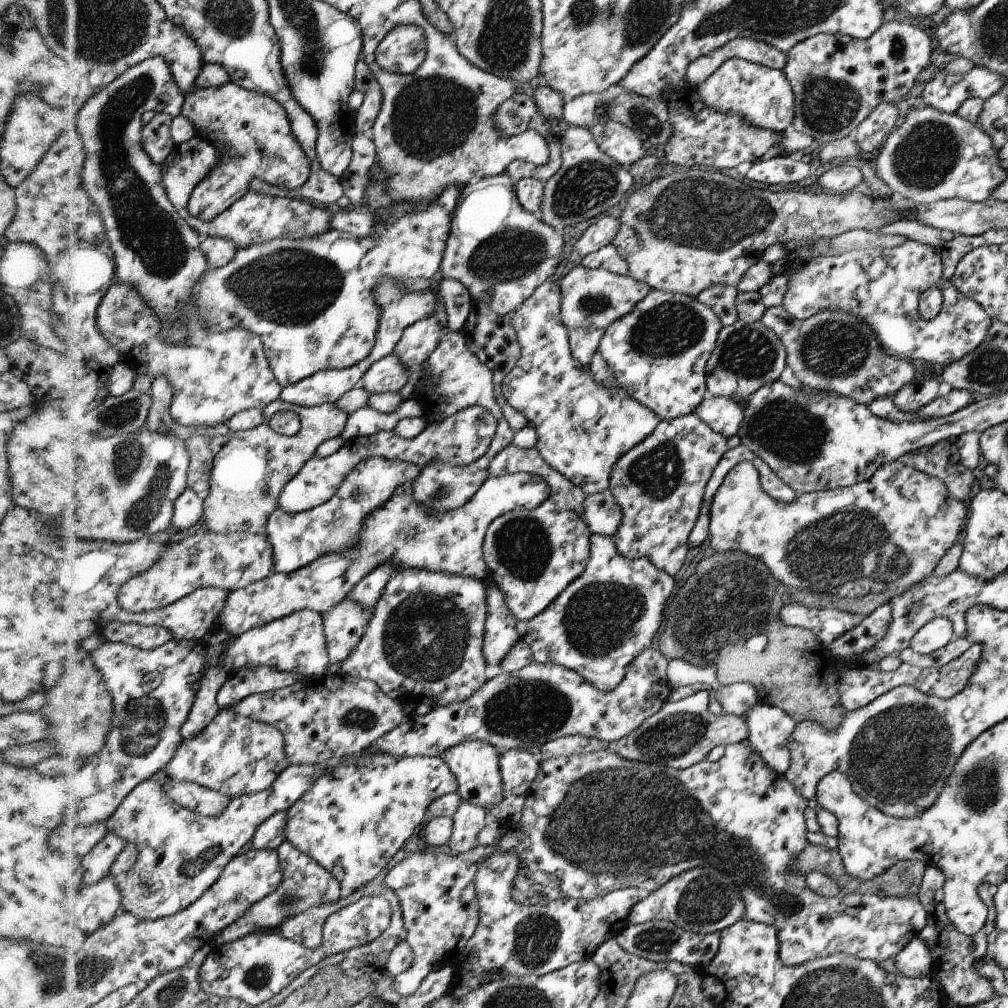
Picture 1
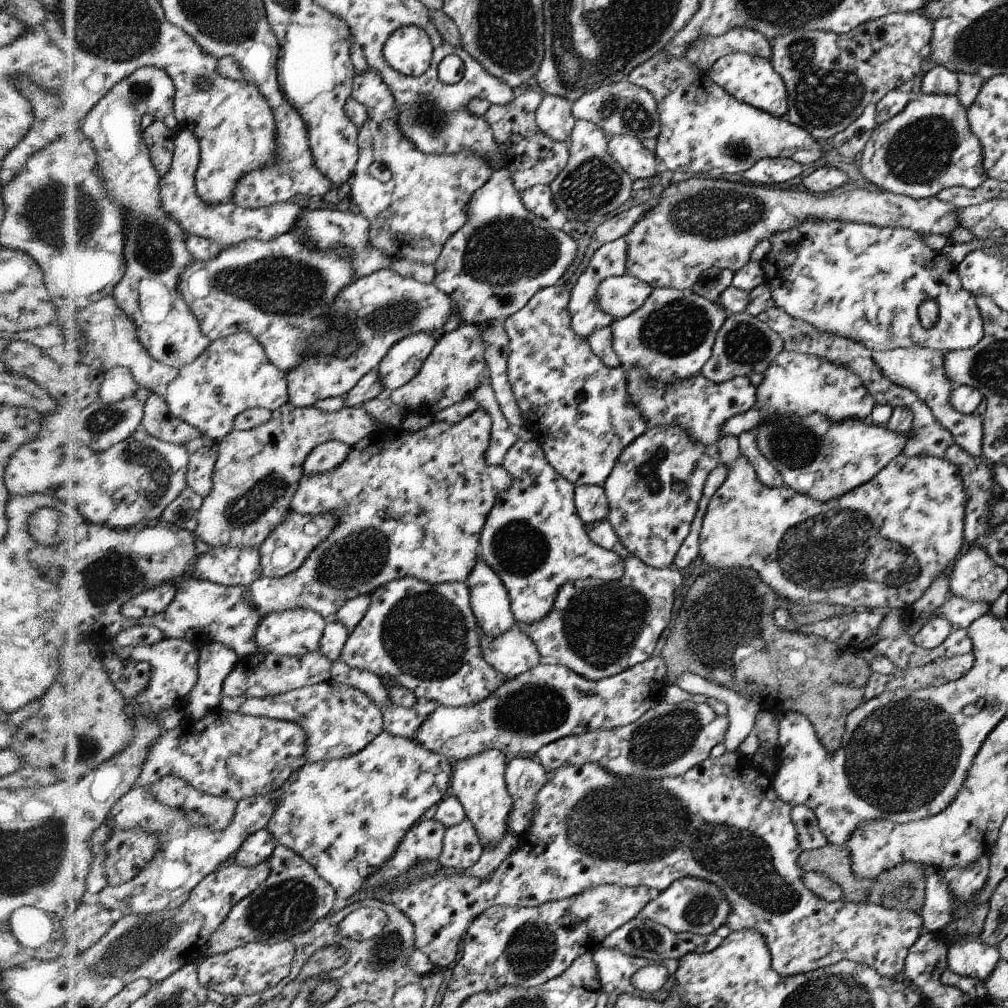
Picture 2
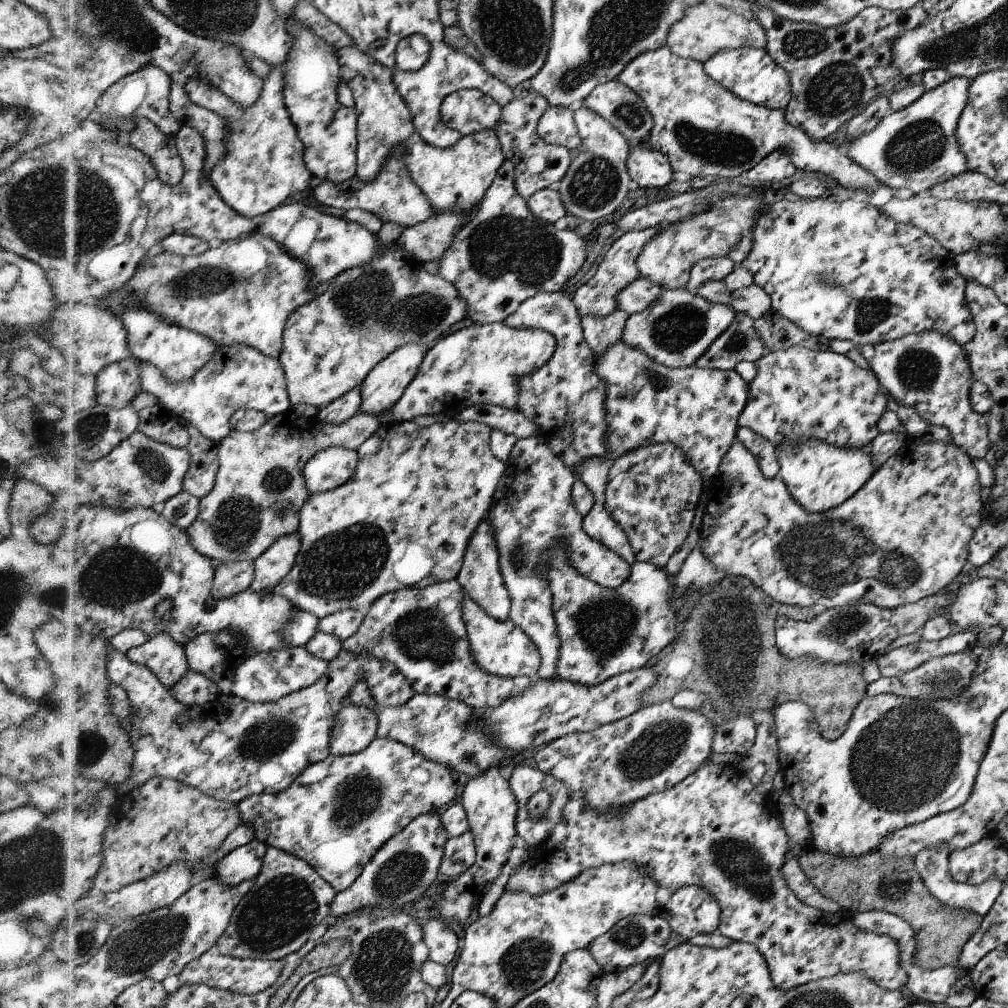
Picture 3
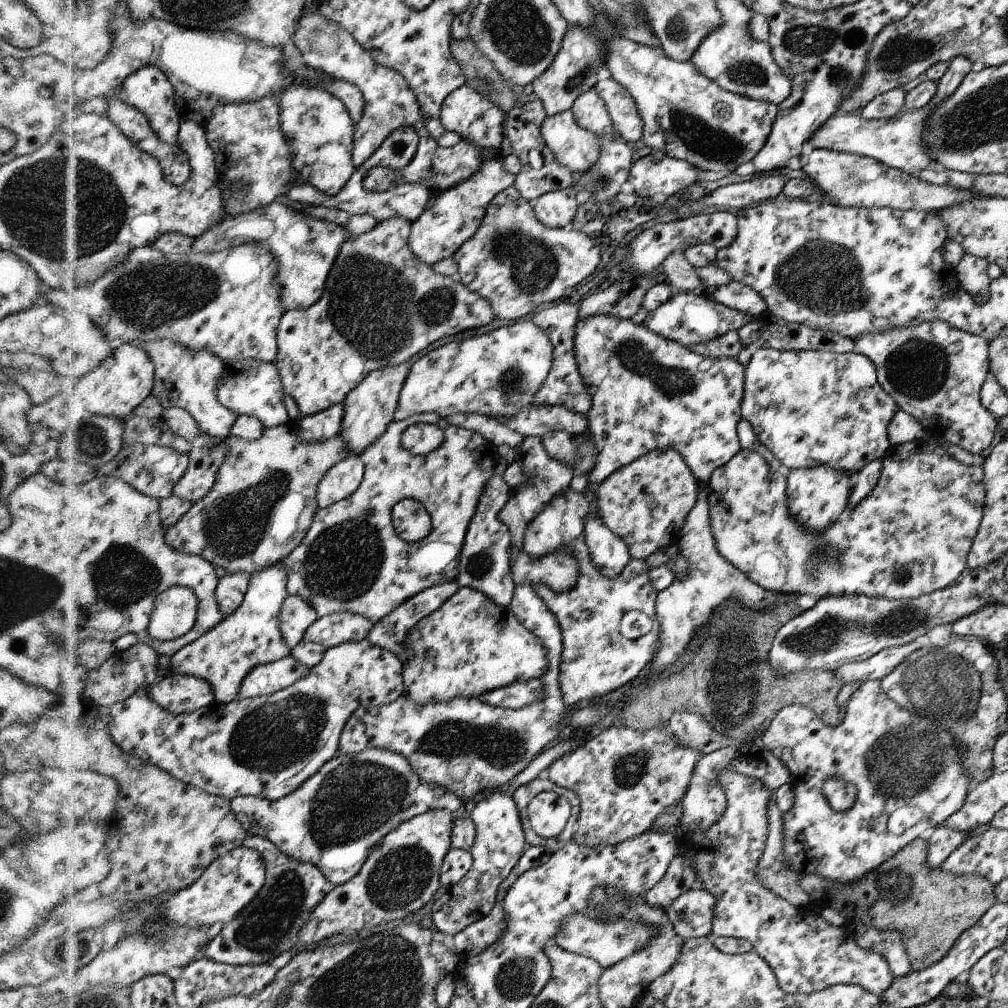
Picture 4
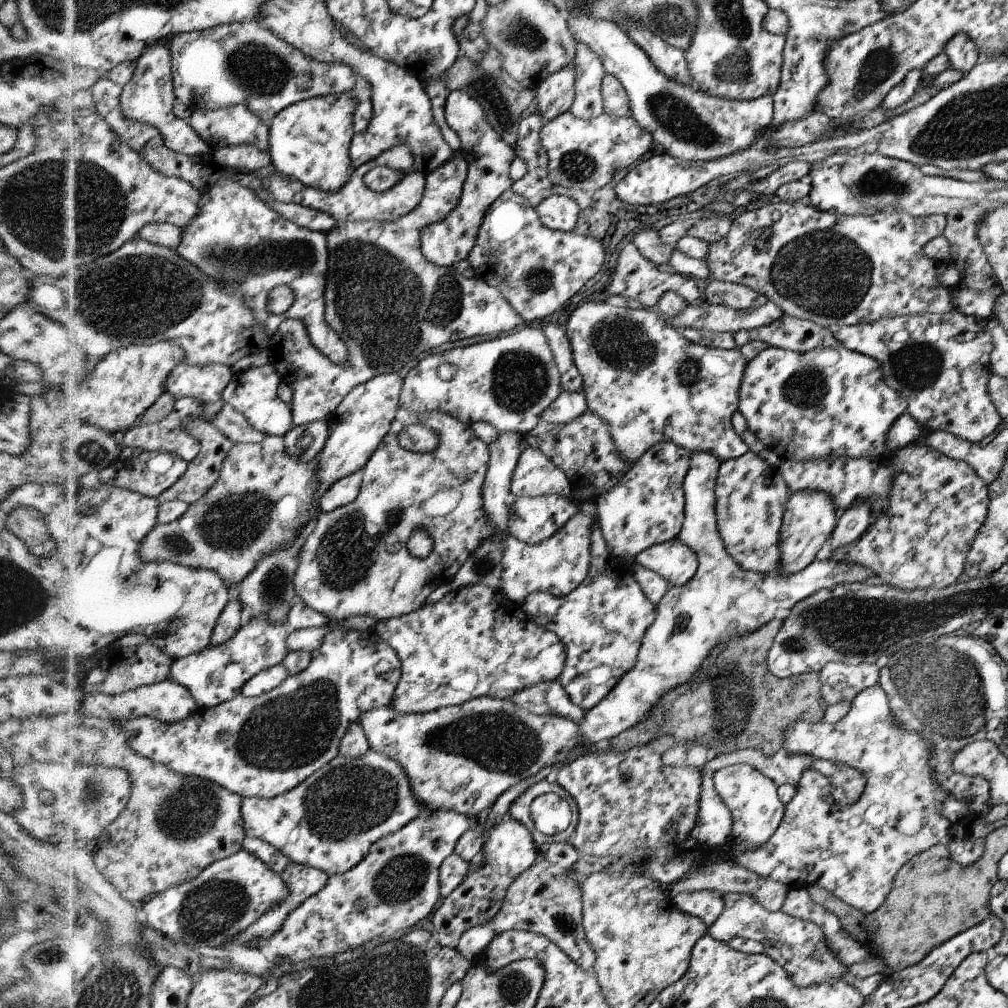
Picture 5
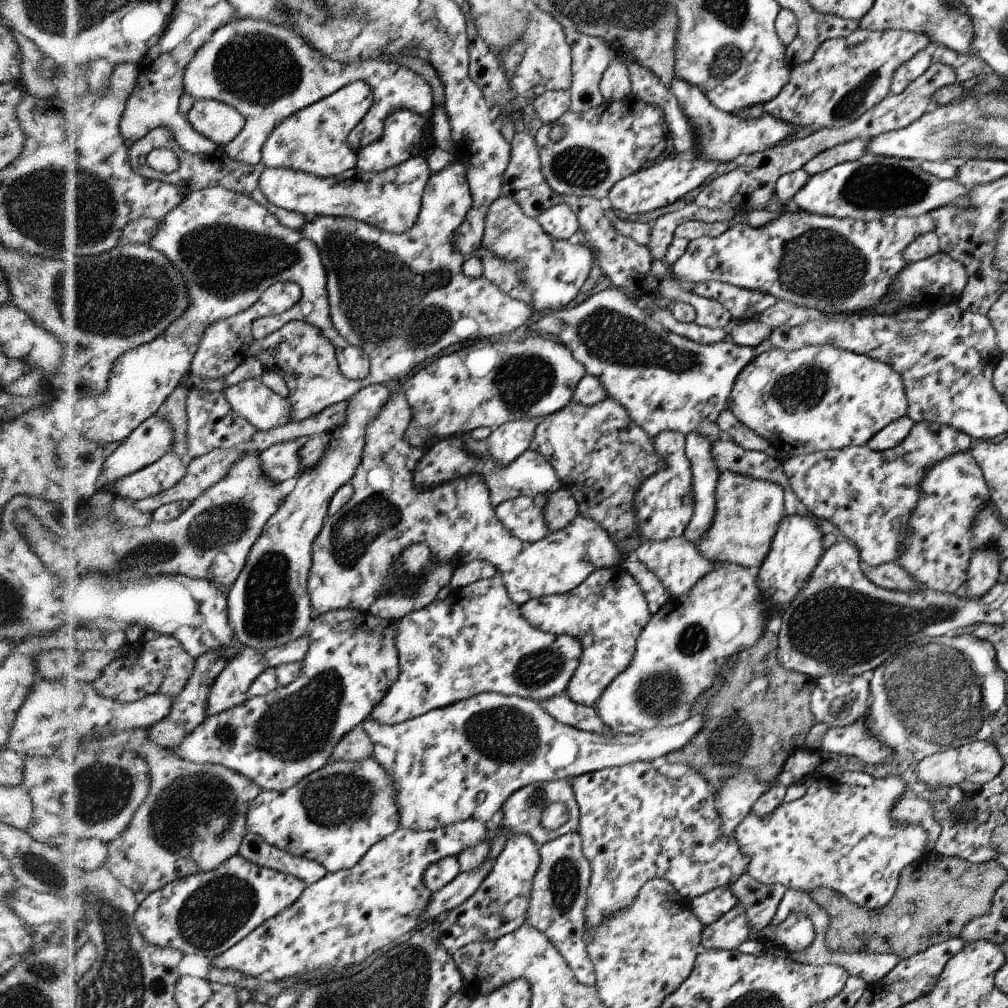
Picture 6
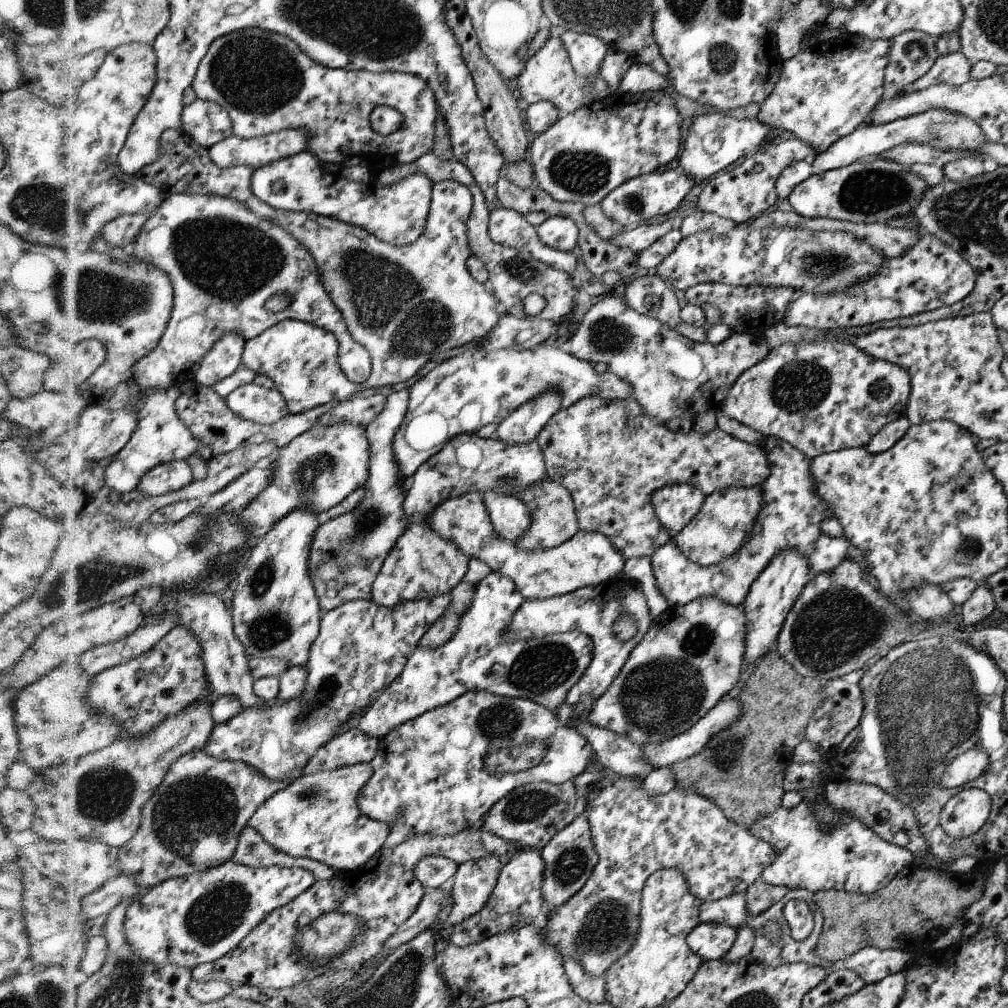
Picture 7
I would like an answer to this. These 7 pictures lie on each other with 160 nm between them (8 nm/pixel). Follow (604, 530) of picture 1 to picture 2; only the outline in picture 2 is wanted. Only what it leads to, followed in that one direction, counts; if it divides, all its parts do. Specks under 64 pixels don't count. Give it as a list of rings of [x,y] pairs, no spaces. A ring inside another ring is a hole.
[[[602,485],[575,486],[573,500],[577,516],[585,524],[601,520],[607,514],[607,499]]]

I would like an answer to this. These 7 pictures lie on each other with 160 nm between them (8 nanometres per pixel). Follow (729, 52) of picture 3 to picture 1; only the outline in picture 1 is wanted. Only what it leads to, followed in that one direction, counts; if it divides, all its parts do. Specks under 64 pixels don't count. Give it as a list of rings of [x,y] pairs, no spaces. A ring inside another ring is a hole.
[[[730,58],[703,82],[695,86],[705,106],[724,113],[739,113],[748,123],[775,132],[791,126],[794,118],[794,94],[783,70]]]

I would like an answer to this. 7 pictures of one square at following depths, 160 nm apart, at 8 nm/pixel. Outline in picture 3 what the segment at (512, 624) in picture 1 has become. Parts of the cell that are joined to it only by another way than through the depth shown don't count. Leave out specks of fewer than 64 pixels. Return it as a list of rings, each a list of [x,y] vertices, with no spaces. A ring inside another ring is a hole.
[[[488,514],[473,532],[463,556],[463,564],[454,579],[460,583],[465,596],[472,598],[473,602],[485,611],[485,614],[502,621],[507,619],[508,613],[511,612],[511,596],[504,586],[503,575],[500,573],[495,531],[492,530],[492,523],[487,518]]]

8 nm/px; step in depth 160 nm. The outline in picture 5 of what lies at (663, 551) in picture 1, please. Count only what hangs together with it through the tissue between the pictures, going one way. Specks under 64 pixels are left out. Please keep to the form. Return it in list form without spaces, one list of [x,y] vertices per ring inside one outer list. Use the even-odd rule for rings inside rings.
[[[658,442],[627,469],[612,489],[594,497],[599,530],[615,558],[633,558],[650,546],[679,536],[683,528],[683,480],[689,470],[689,456],[688,450],[674,442]]]

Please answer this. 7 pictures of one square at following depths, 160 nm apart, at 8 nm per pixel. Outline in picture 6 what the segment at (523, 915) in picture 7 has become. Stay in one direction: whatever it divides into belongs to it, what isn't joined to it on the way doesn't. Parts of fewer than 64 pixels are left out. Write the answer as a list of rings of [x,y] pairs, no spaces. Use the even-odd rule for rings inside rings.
[[[507,834],[504,848],[497,857],[493,858],[492,868],[479,884],[477,891],[466,902],[447,913],[445,920],[439,924],[440,946],[449,954],[454,954],[469,943],[496,940],[524,925],[524,921],[528,918],[528,906],[531,904],[532,881],[539,865],[539,847],[531,836]]]

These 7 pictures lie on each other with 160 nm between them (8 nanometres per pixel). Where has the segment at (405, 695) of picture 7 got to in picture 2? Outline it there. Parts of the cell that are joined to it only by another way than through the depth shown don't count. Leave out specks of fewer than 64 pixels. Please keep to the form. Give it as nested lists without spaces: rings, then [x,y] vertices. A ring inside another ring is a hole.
[[[517,622],[511,626],[508,632],[495,635],[494,637],[486,635],[481,631],[480,626],[478,630],[480,650],[485,662],[506,679],[520,676],[521,673],[540,664],[540,653],[536,649],[535,643],[517,626]]]

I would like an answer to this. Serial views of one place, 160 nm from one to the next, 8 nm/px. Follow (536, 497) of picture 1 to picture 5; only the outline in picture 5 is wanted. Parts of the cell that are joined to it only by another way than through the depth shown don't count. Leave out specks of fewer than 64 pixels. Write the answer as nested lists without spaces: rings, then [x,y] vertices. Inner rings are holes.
[[[399,407],[396,410],[395,418],[383,440],[377,445],[375,452],[368,458],[361,470],[362,479],[357,496],[349,503],[332,511],[319,512],[313,526],[307,536],[305,546],[303,546],[300,556],[299,568],[294,580],[299,599],[307,606],[316,610],[319,614],[324,614],[329,621],[343,621],[349,617],[371,617],[375,622],[395,618],[409,611],[419,609],[427,601],[429,594],[438,586],[449,584],[453,575],[459,570],[462,562],[468,560],[469,556],[475,552],[476,548],[489,538],[492,526],[488,521],[483,507],[483,484],[488,470],[489,446],[472,431],[472,427],[454,419],[441,411],[425,411],[424,413],[414,413],[410,410]],[[409,425],[425,426],[437,435],[437,446],[433,452],[414,453],[405,450],[398,441],[398,434]],[[413,531],[429,532],[432,540],[432,549],[424,559],[418,559],[408,553],[407,542]]]

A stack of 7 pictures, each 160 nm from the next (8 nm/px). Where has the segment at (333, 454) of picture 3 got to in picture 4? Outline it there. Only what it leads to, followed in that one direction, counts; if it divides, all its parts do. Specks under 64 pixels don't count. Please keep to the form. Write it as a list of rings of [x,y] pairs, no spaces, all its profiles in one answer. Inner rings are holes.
[[[345,457],[333,465],[316,486],[316,506],[324,509],[351,496],[359,486],[364,464],[359,457]]]

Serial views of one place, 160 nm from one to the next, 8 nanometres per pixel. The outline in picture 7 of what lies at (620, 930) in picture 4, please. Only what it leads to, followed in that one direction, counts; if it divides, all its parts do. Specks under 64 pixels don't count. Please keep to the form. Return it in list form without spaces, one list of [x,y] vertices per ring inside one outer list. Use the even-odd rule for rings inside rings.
[[[582,813],[571,825],[557,833],[548,845],[541,848],[540,856],[545,866],[543,913],[548,915],[563,906],[569,898],[573,897],[573,894],[577,894],[584,887],[585,882],[592,877],[593,868],[599,861],[595,844],[592,843],[591,828],[587,816]],[[564,960],[565,975],[573,986],[573,991],[580,995],[585,1002],[601,1003],[605,997],[605,984],[601,976],[589,976],[581,967],[579,960]]]

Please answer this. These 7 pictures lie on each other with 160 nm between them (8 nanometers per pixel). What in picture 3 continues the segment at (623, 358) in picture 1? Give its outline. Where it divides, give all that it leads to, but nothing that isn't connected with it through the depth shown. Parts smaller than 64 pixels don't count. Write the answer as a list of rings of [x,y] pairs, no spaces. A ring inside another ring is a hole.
[[[685,287],[661,289],[652,305],[627,317],[620,338],[629,346],[645,351],[656,363],[684,367],[694,364],[695,359],[733,322],[735,315],[729,305],[701,298]]]

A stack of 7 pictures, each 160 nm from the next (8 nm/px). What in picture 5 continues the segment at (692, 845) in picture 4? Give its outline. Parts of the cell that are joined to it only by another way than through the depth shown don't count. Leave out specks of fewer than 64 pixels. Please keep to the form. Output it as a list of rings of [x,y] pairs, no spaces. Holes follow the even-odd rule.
[[[748,764],[729,765],[717,769],[712,776],[713,793],[719,796],[732,816],[729,844],[733,851],[756,849],[776,832],[783,820],[784,803],[776,794],[776,783]],[[724,893],[722,896],[723,910],[713,924],[707,926],[707,934],[719,942],[727,943],[735,937],[751,939],[763,945],[763,953],[780,963],[787,971],[789,978],[797,987],[821,984],[843,977],[861,995],[871,995],[883,980],[883,973],[867,978],[848,976],[848,967],[840,962],[828,949],[827,940],[823,938],[822,930],[811,921],[804,921],[788,915],[779,909],[771,912],[763,908],[763,904],[751,895],[743,893]]]

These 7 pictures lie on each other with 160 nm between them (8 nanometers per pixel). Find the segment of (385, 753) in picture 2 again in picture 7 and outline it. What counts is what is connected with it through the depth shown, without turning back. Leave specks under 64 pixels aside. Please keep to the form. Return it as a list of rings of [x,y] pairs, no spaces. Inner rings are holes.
[[[360,763],[336,770],[303,775],[294,780],[285,790],[281,790],[280,793],[269,798],[269,801],[257,810],[248,825],[253,826],[257,832],[263,835],[270,846],[290,856],[315,859],[316,862],[324,863],[325,866],[332,867],[339,873],[360,869],[365,862],[372,859],[373,854],[383,848],[384,842],[391,833],[391,827],[387,823],[368,818],[359,811],[359,794],[370,781],[373,773],[370,763]]]

